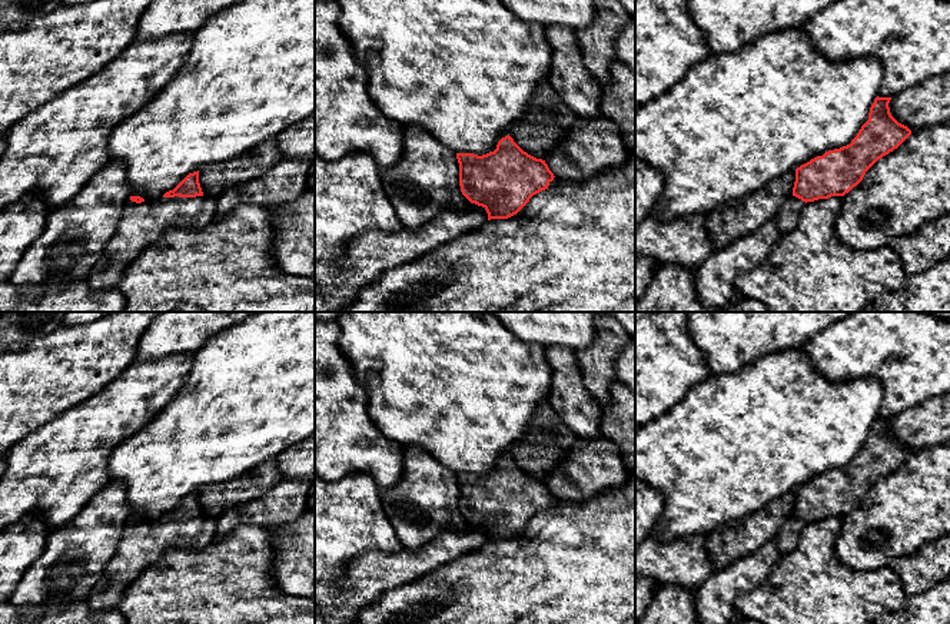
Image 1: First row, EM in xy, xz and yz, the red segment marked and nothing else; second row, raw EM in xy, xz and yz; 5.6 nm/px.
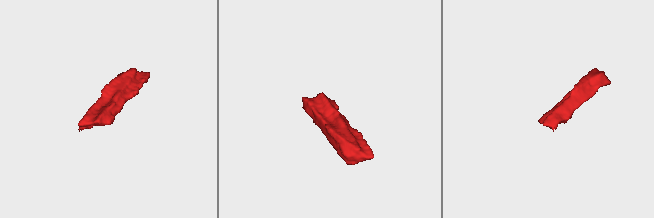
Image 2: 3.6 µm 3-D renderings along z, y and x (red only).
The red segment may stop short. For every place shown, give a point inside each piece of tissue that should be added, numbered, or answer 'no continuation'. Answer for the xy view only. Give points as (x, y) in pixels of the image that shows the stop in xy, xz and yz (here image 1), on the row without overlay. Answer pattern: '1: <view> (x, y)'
1: xy (140, 546)

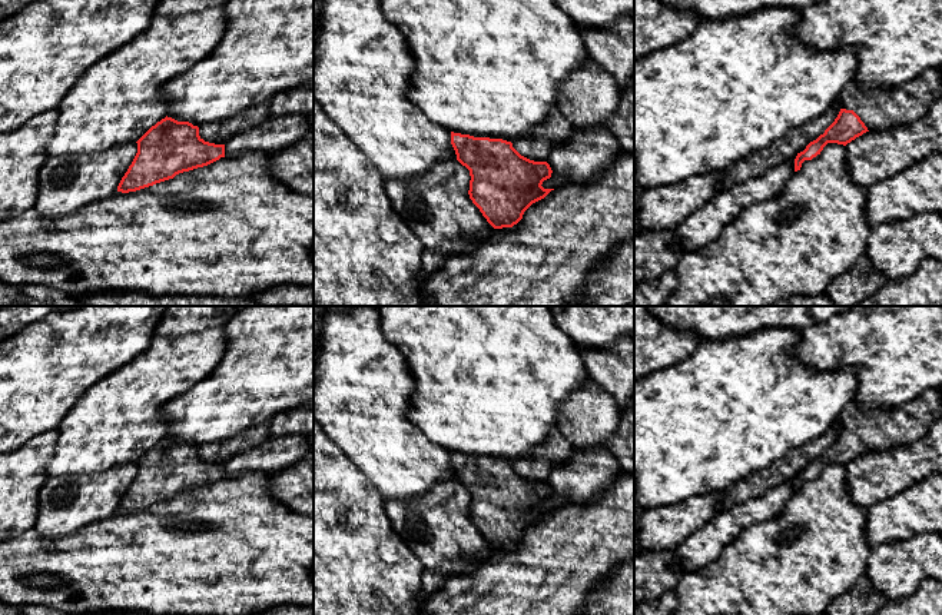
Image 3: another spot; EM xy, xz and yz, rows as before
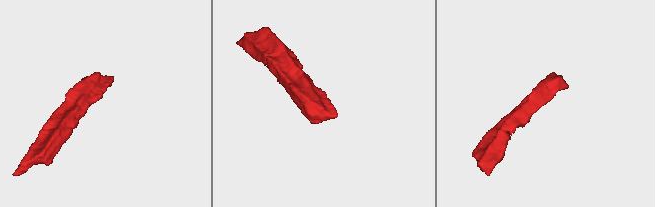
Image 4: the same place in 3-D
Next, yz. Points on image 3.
1: yz (884, 428)

